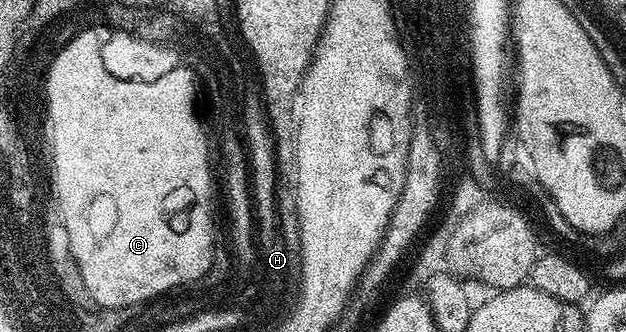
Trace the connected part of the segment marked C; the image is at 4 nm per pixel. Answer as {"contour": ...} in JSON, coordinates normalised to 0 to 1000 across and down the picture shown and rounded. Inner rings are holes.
{"contour":[[[133,90],[94,166],[80,178],[80,199],[72,220],[72,343],[81,358],[85,386],[85,494],[94,500],[89,542],[94,545],[94,608],[97,639],[107,657],[110,714],[121,738],[129,837],[136,861],[145,861],[142,889],[152,886],[158,910],[216,910],[220,898],[235,898],[248,873],[260,873],[278,846],[315,831],[329,801],[331,690],[327,669],[329,533],[324,491],[323,413],[315,401],[312,355],[305,337],[307,259],[304,223],[292,199],[281,199],[243,250],[188,238],[176,226],[163,199],[160,157],[161,114],[145,90]]]}

